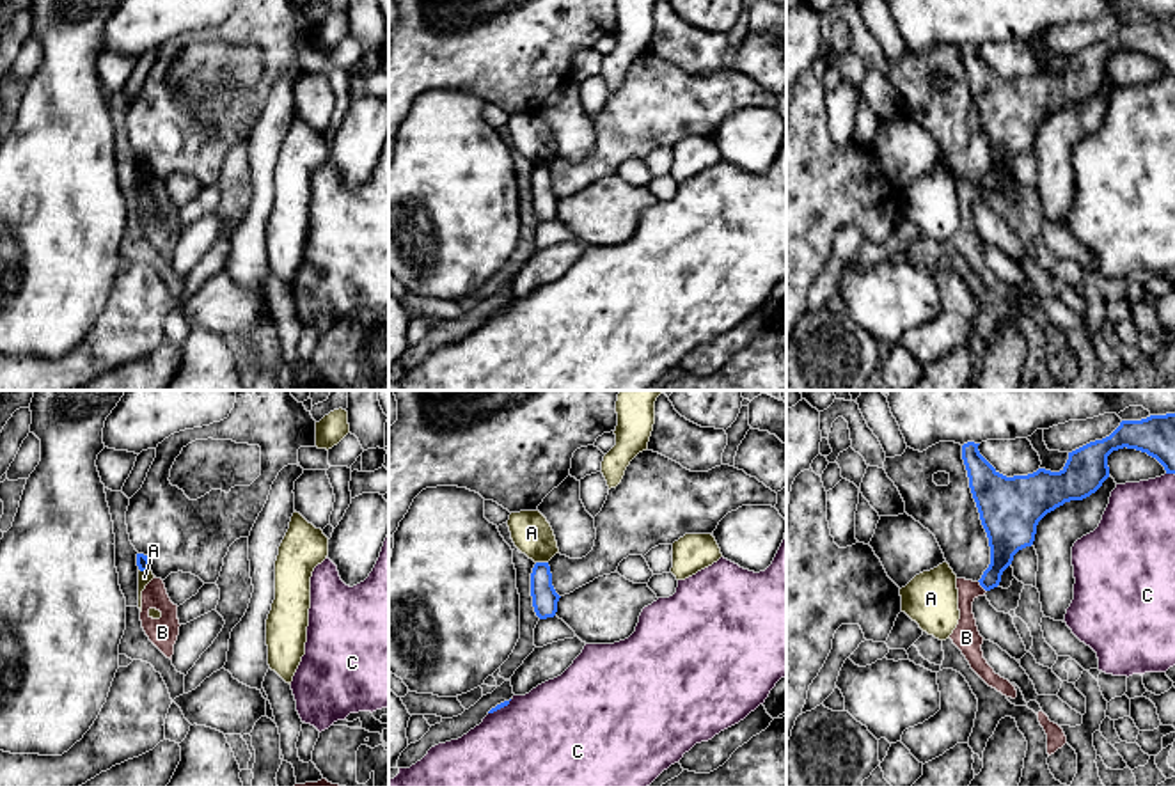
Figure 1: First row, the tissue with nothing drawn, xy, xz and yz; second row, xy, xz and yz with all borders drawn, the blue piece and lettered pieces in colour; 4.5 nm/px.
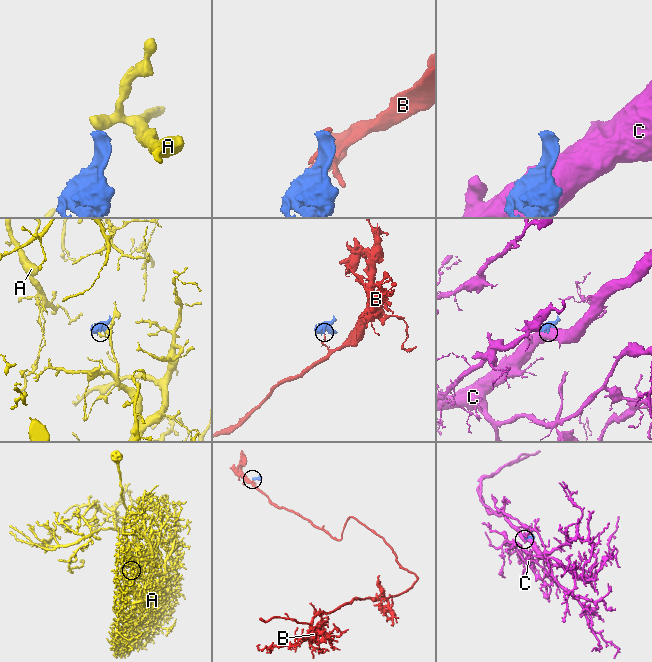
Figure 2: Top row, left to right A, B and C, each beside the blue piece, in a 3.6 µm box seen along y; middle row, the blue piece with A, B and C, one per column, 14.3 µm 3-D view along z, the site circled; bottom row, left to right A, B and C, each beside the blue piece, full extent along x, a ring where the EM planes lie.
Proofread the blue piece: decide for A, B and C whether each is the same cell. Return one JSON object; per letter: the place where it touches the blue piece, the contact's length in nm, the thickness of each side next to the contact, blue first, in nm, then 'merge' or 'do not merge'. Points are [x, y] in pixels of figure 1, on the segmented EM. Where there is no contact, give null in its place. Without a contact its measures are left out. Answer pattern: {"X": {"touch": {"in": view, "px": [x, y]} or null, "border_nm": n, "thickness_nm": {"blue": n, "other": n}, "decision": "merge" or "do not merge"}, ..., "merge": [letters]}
{"A": {"touch": {"in": "xy", "px": [144, 570]}, "border_nm": 60, "thickness_nm": {"blue": 60, "other": 60}, "decision": "do not merge"}, "B": {"touch": {"in": "yz", "px": [980, 584]}, "border_nm": 70, "thickness_nm": {"blue": 170, "other": 120}, "decision": "do not merge"}, "C": {"touch": {"in": "xz", "px": [499, 708]}, "border_nm": 130, "thickness_nm": {"blue": 20, "other": 440}, "decision": "do not merge"}, "merge": []}

